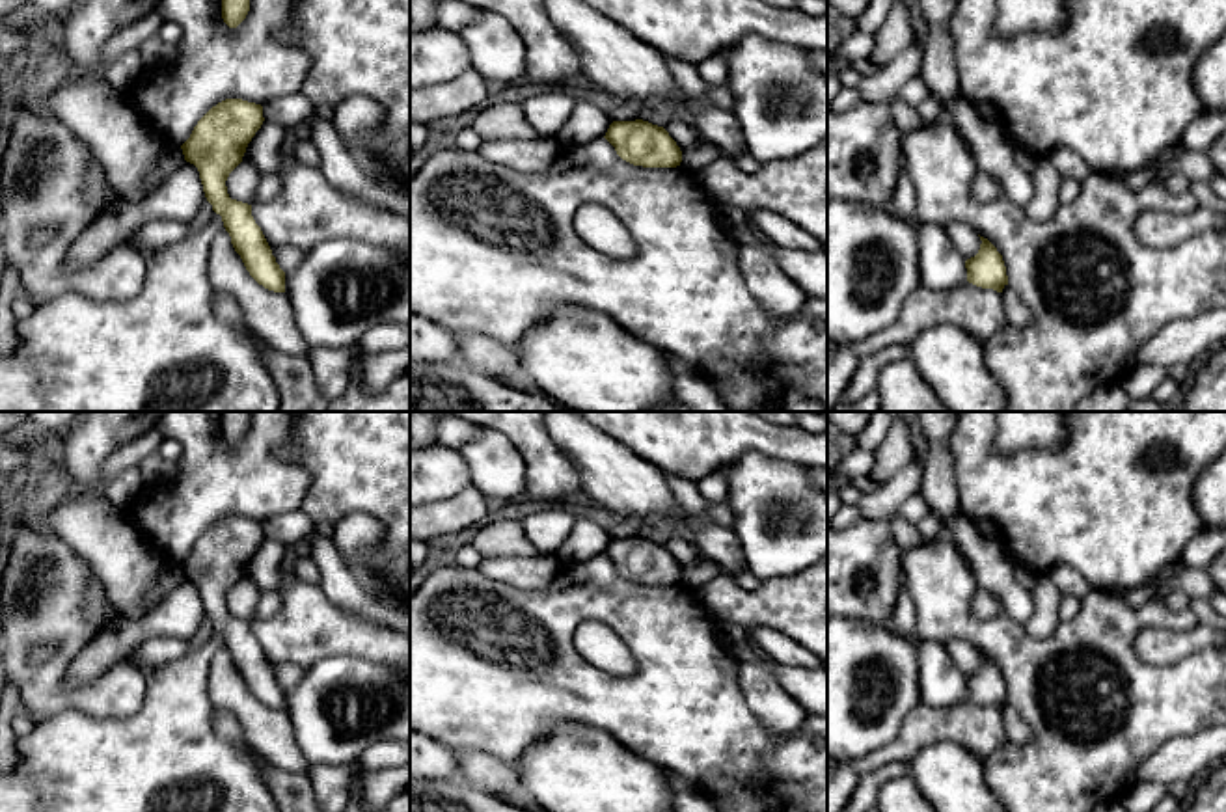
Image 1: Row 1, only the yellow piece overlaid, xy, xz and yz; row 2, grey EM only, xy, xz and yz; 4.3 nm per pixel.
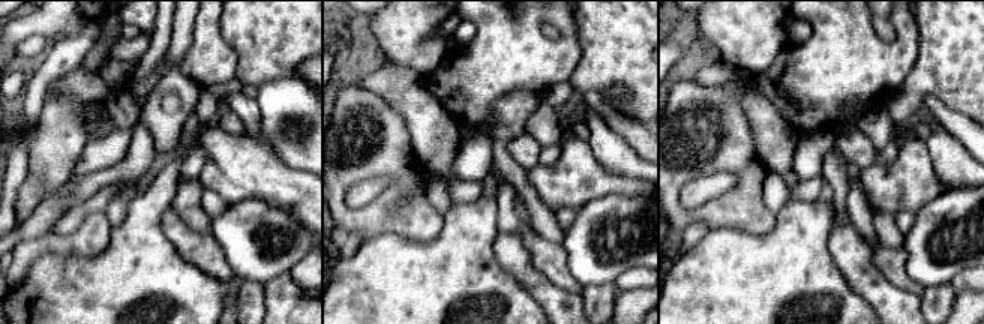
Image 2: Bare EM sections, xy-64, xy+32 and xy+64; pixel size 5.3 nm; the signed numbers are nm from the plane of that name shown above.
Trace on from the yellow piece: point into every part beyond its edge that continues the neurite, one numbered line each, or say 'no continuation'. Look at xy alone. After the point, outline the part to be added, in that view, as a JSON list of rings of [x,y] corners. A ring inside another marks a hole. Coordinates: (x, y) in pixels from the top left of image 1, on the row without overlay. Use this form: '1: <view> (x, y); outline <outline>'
no continuation

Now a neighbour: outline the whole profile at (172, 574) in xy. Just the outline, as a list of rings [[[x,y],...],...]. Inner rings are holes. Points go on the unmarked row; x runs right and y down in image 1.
[[[166,562],[157,585],[142,600],[143,609],[151,611],[155,605],[158,605],[183,577],[184,572],[181,564]]]

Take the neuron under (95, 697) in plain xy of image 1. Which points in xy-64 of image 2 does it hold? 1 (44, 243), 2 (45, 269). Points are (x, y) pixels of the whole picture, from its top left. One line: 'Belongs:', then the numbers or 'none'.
Belongs: 1

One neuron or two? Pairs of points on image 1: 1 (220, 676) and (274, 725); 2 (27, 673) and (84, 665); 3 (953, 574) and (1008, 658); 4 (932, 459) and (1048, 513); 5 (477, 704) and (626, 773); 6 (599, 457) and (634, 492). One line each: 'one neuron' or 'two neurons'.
1: one neuron
2: two neurons
3: one neuron
4: two neurons
5: two neurons
6: one neuron

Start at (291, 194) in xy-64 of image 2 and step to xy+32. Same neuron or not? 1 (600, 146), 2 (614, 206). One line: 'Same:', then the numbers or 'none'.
Same: none

